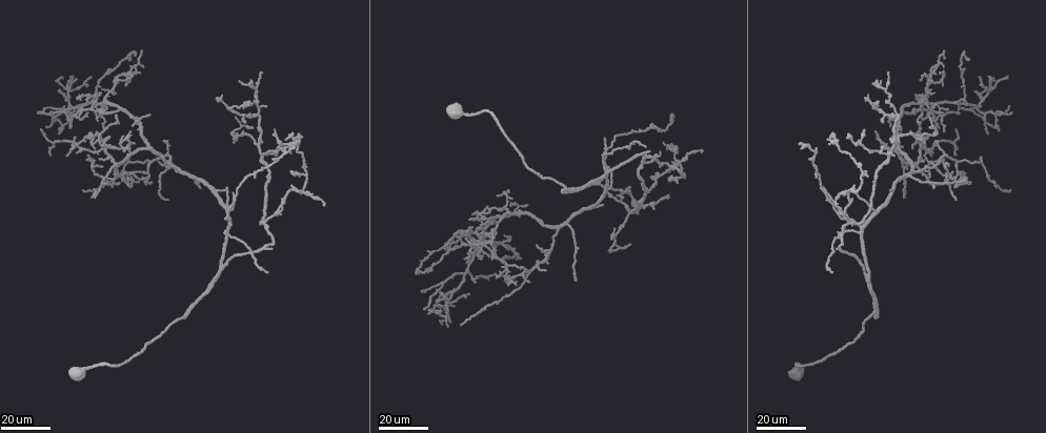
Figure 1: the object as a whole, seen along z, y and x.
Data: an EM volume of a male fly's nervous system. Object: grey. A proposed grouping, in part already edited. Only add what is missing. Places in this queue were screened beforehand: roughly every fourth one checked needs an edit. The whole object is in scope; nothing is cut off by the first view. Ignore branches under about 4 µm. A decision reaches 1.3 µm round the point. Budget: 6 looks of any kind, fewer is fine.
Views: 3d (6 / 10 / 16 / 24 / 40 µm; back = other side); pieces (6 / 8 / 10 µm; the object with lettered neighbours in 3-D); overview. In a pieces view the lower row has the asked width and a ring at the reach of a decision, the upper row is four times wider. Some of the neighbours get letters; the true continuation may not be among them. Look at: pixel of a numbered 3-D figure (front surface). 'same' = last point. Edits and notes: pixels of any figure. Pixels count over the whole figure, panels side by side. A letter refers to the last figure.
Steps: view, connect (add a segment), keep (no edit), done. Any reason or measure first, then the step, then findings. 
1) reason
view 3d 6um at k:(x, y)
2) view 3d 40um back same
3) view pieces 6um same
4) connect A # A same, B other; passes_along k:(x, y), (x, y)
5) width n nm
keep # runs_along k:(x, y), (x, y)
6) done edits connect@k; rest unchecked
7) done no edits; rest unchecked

an open end
view 3d 16um at 1:(497, 256)

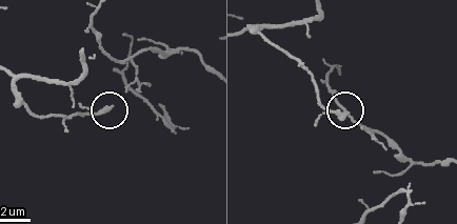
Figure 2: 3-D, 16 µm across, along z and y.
view pieces 8um at 2:(110, 107)

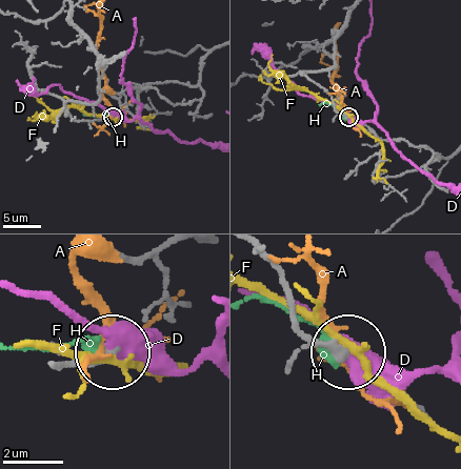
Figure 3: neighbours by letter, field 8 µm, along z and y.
keep # A other, D other, F other, H other; runs_along 3:(98, 83), (97, 101), (66, 110), (111, 117); none of them fits

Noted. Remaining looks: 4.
free end
view 3d 24um at 1:(921, 117)

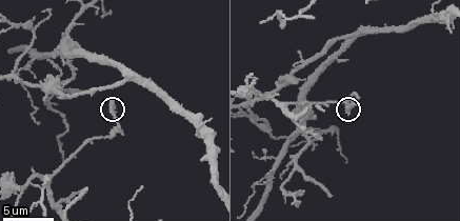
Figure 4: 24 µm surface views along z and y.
view pieces 6um at 4:(345, 113)

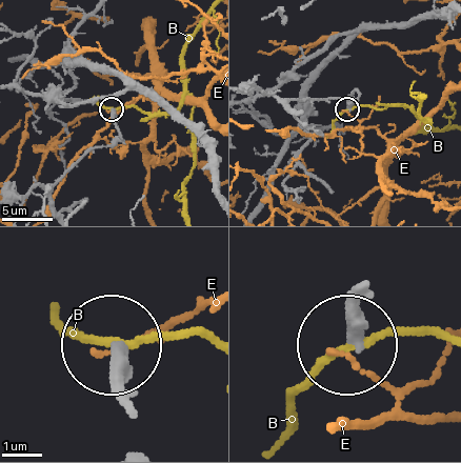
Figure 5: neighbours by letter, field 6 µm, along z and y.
width 320 nm
keep # B other, E other; runs_along 5:(125, 395), (113, 348); no lettered segment goes on from it

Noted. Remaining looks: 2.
branch stops here
view 3d 24um at 1:(986, 132)

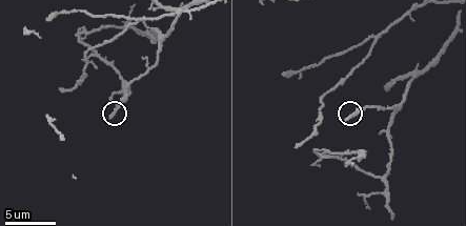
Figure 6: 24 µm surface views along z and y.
view pieces 8um at 6:(346, 117)

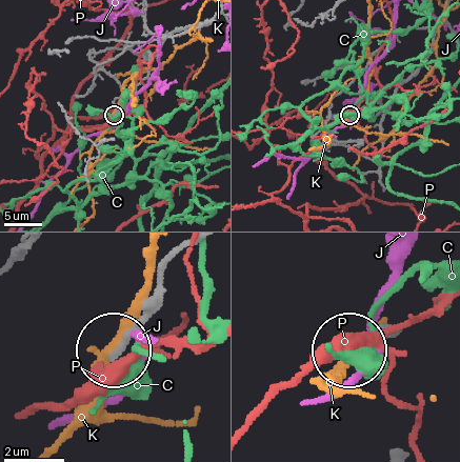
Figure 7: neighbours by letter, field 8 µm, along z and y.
width 180 nm
keep # C other, J other, K other, P other; runs_along 7:(179, 254), (156, 306), (114, 349); no lettered segment goes on from it

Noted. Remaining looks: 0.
done no edits; rest unchecked

